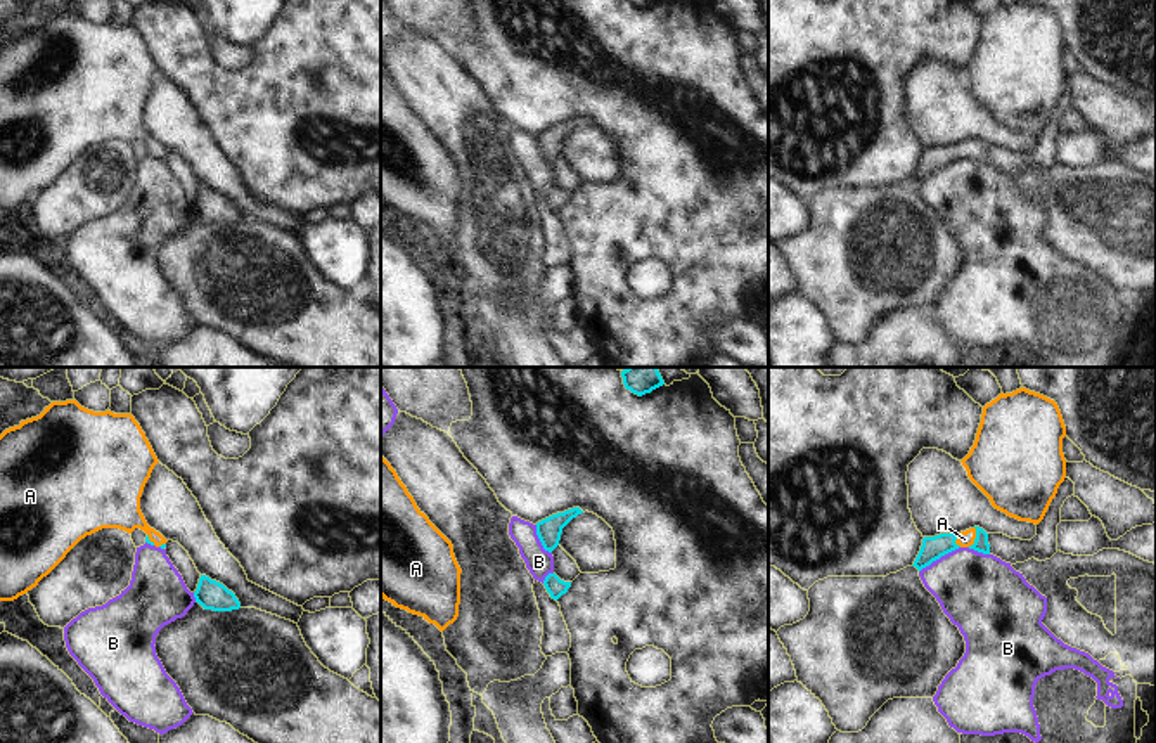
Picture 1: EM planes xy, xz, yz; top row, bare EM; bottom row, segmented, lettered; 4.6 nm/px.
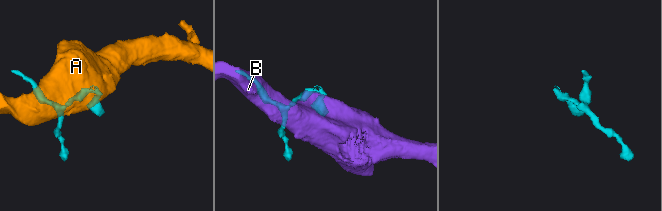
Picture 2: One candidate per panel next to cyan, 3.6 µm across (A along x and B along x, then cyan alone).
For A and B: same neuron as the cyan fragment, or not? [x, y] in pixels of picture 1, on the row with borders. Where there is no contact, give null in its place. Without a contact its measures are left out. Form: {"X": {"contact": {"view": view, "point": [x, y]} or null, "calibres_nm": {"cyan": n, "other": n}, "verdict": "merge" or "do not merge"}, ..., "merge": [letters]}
{"A": {"contact": {"view": "yz", "point": [976, 537]}, "calibres_nm": {"cyan": 70, "other": 70}, "verdict": "merge"}, "B": {"contact": {"view": "yz", "point": [938, 558]}, "calibres_nm": {"cyan": 110, "other": 360}, "verdict": "do not merge"}, "merge": ["A"]}

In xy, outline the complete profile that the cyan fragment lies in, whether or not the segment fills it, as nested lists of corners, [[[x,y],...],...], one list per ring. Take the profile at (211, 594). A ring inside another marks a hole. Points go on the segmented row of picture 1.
[[[201,575],[194,598],[204,610],[232,611],[241,608],[232,591],[206,575]]]

